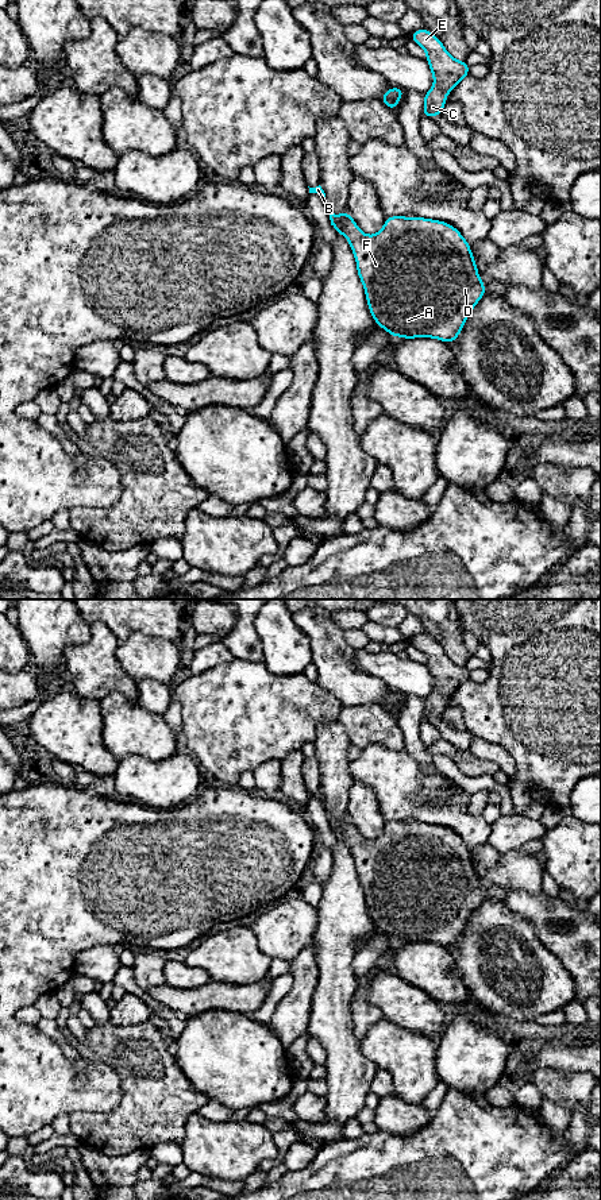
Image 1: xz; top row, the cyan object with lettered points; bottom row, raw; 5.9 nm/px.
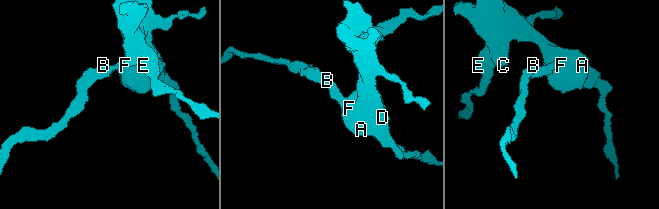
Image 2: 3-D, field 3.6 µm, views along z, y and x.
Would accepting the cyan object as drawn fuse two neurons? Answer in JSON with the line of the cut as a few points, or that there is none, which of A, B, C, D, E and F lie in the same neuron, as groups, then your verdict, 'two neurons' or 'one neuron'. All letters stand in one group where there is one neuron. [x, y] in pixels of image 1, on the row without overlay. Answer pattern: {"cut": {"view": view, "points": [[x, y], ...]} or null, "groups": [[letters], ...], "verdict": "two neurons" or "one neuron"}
{"cut": null, "groups": [["A", "B", "C", "D", "E", "F"]], "verdict": "one neuron"}

